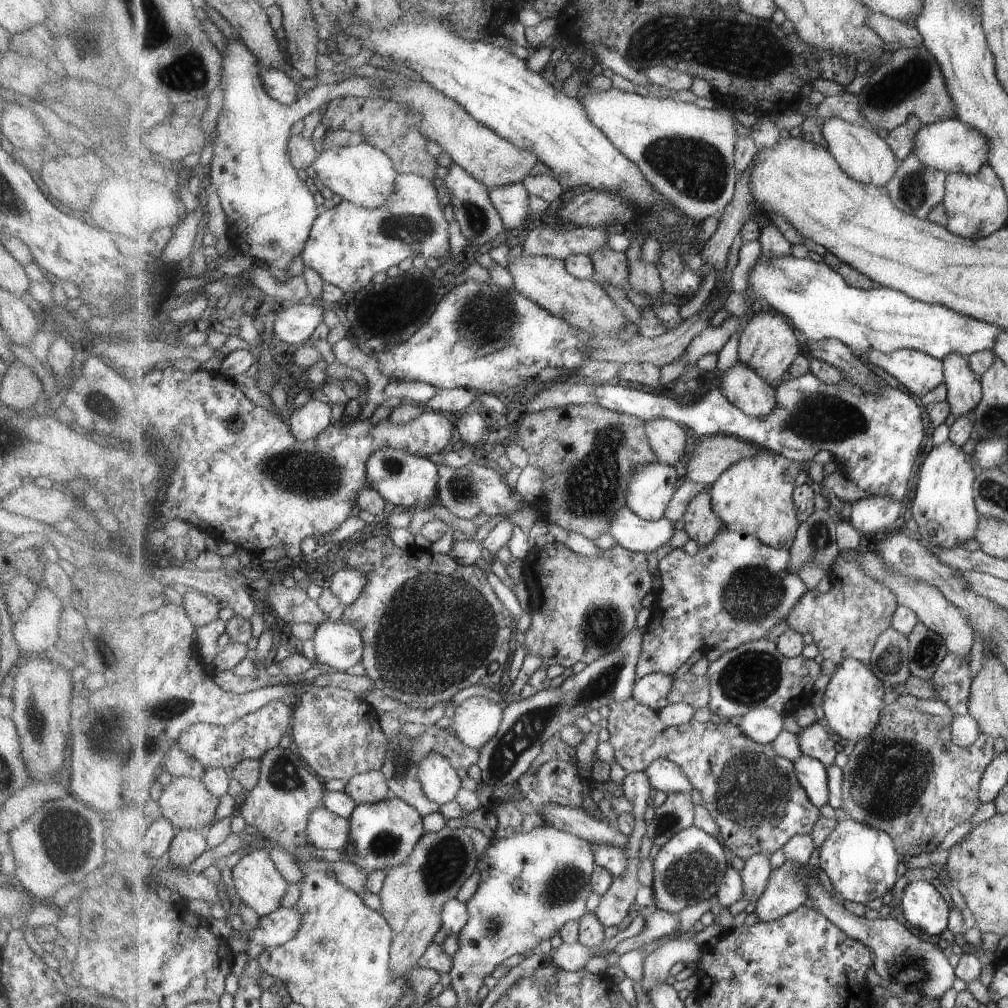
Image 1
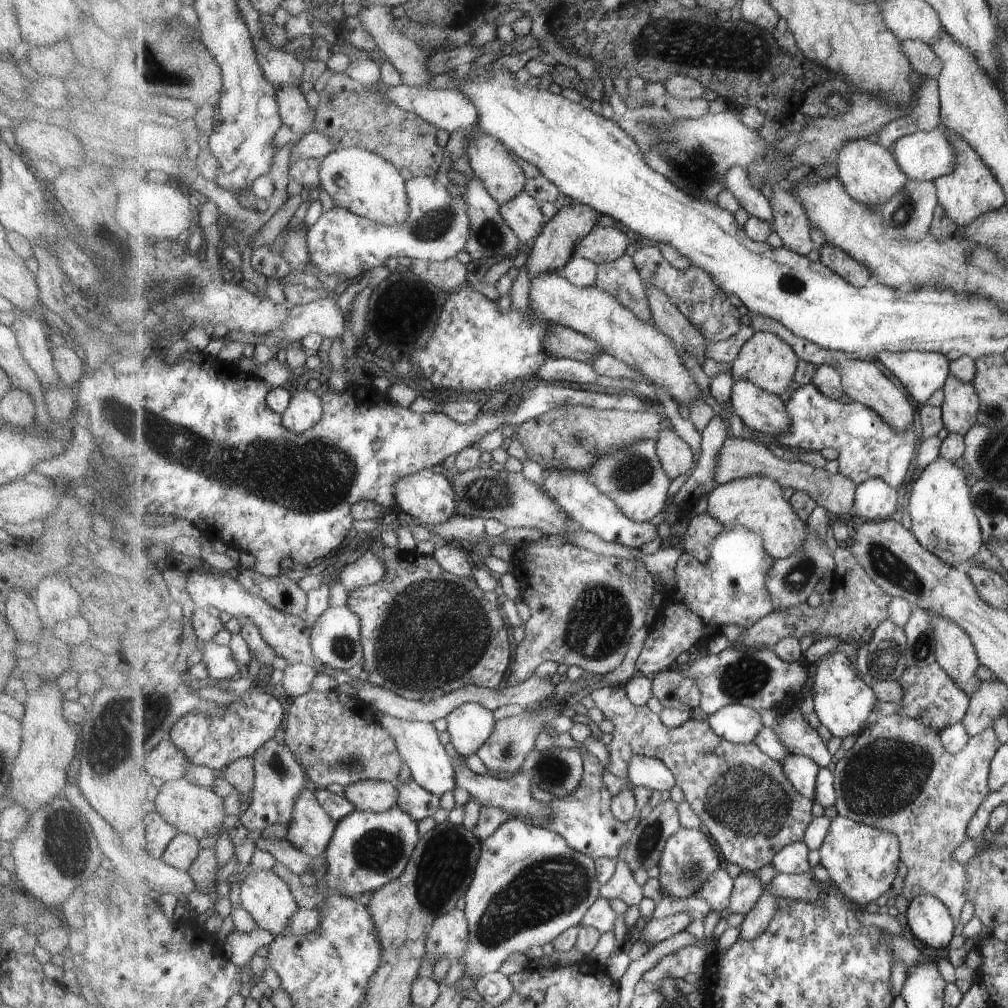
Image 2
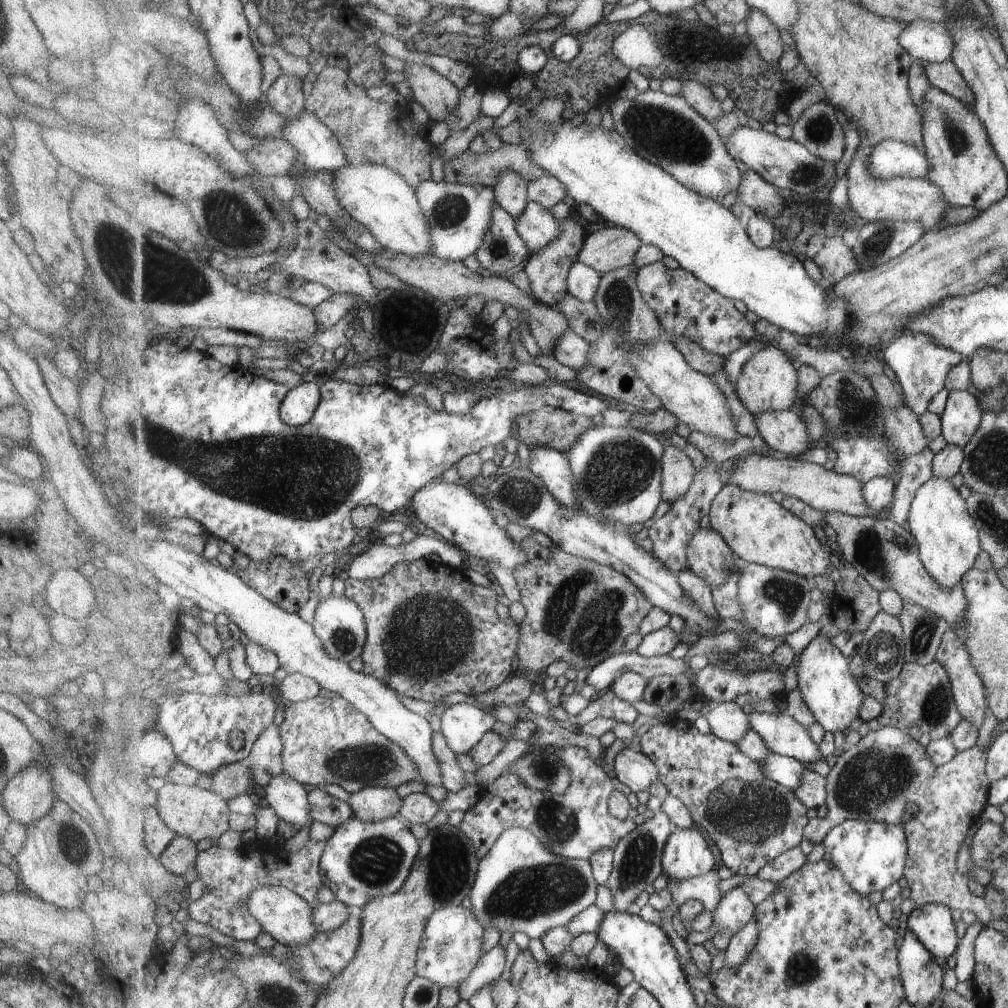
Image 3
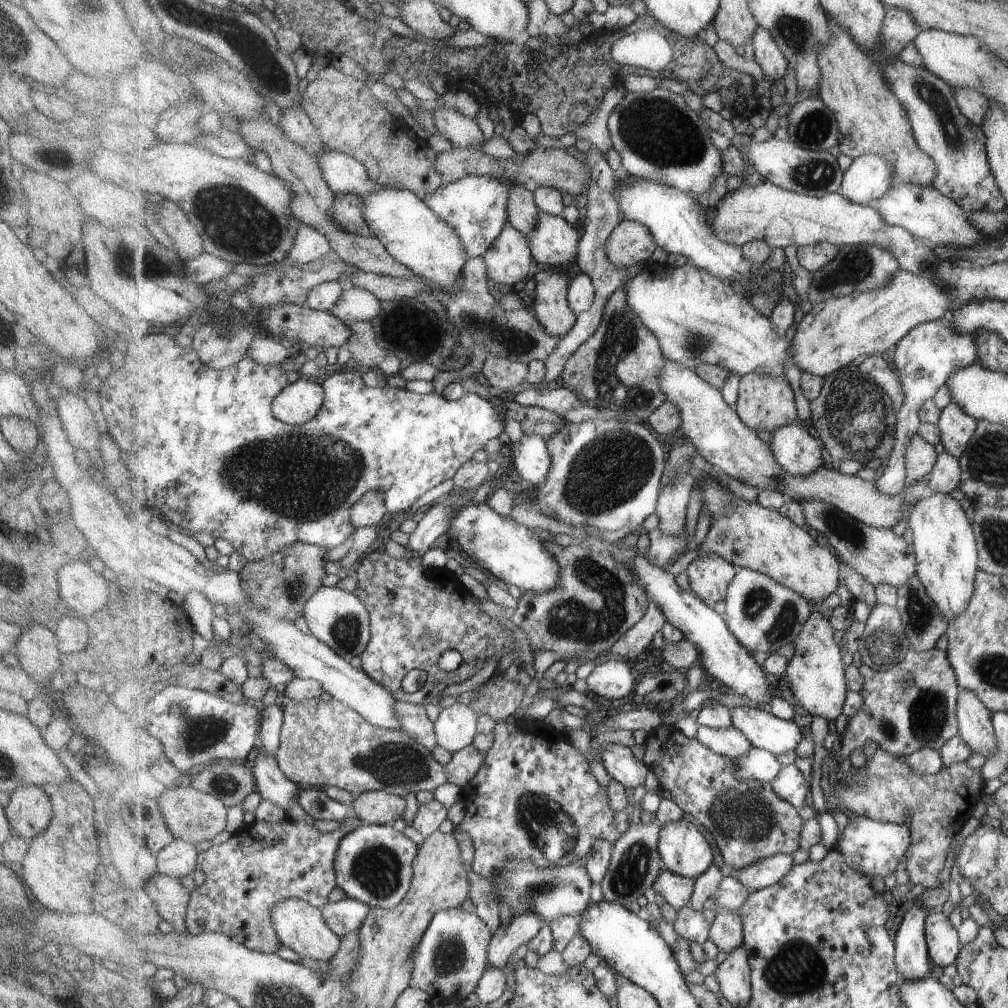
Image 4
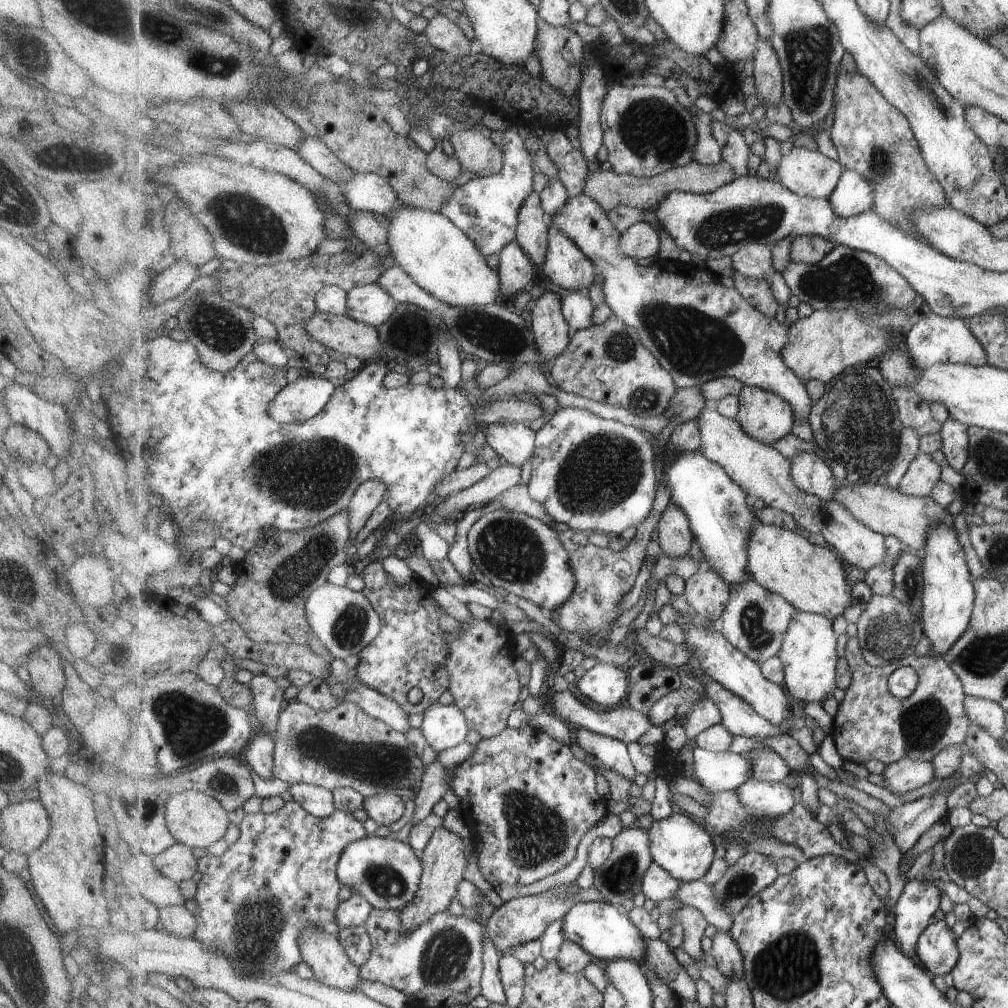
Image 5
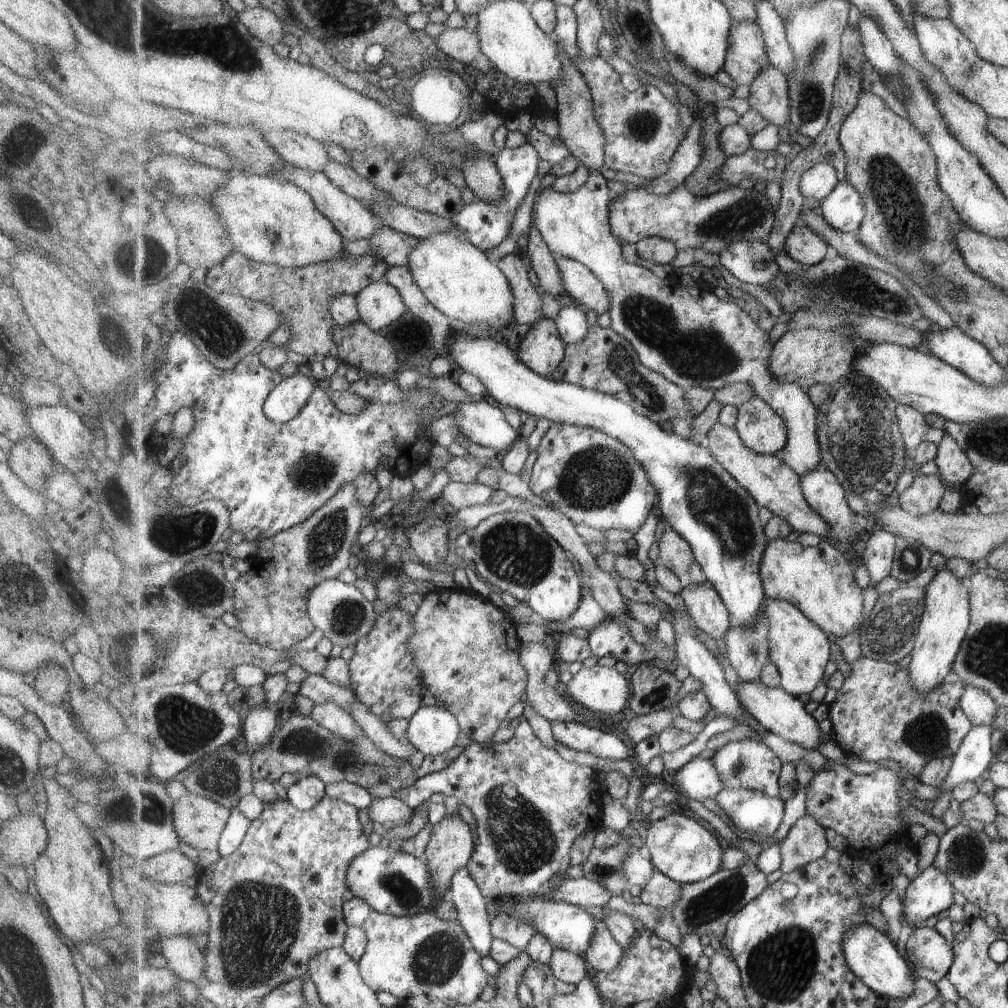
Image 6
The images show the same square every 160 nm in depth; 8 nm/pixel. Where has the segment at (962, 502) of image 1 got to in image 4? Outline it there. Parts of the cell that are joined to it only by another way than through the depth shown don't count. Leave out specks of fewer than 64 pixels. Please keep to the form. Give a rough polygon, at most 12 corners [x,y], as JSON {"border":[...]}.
{"border":[[955,498],[916,502],[918,577],[951,624],[975,594],[974,526]]}

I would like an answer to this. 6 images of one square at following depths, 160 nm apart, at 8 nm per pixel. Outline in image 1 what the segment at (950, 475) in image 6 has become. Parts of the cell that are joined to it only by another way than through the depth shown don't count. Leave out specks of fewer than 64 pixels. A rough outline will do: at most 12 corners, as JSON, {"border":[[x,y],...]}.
{"border":[[967,356],[943,360],[951,413],[974,412],[983,400],[982,378]]}

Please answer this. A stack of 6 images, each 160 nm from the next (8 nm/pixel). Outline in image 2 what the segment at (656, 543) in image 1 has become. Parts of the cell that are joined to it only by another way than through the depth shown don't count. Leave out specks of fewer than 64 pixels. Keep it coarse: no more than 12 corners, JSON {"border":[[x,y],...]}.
{"border":[[546,470],[545,490],[583,530],[640,549],[657,526],[636,522],[585,472]]}

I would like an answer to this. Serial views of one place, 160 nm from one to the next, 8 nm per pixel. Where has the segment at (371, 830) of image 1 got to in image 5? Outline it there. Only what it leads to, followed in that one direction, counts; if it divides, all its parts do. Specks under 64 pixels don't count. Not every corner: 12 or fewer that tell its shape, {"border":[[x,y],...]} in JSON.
{"border":[[370,834],[346,848],[343,886],[401,912],[423,869],[409,843]]}

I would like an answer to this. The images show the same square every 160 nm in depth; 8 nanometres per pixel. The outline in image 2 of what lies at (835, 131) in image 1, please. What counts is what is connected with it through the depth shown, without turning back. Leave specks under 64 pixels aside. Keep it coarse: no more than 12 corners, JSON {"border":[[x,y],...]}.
{"border":[[843,145],[837,176],[860,203],[883,208],[910,178],[890,149]]}

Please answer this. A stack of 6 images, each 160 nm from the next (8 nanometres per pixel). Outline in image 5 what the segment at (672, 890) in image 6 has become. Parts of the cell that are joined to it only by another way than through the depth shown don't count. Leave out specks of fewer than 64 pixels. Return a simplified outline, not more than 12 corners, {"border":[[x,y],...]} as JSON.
{"border":[[704,879],[682,882],[674,899],[698,908],[718,931],[734,916]]}

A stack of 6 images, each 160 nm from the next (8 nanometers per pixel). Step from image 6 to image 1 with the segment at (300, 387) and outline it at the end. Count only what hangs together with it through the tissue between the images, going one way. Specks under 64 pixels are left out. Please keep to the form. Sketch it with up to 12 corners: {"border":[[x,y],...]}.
{"border":[[316,395],[293,412],[291,432],[310,441],[333,422],[331,404]]}

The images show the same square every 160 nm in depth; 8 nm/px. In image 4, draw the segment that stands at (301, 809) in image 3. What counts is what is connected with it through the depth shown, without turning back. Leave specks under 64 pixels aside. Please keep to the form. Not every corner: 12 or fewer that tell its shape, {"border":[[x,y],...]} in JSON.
{"border":[[258,749],[256,790],[286,810],[302,788]]}

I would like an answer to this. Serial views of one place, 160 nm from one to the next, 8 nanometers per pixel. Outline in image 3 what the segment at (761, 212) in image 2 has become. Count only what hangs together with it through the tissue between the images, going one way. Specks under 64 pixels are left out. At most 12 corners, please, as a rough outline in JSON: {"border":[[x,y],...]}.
{"border":[[683,95],[611,104],[614,129],[687,188],[721,200],[742,174]]}

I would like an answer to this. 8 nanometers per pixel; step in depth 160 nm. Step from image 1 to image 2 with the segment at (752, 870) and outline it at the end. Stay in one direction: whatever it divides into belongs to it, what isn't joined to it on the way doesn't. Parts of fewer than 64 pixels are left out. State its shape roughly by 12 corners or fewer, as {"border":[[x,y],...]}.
{"border":[[742,870],[728,908],[745,917],[764,891],[756,872]]}

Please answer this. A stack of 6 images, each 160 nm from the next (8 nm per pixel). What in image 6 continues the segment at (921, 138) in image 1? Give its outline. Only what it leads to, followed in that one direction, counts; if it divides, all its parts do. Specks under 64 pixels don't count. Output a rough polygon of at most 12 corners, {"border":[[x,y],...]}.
{"border":[[849,182],[822,200],[834,228],[855,233],[866,218],[862,194]]}

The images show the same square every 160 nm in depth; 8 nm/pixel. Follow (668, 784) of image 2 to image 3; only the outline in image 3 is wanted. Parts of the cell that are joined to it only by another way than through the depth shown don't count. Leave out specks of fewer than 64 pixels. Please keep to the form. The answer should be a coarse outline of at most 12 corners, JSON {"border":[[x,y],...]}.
{"border":[[618,749],[616,780],[652,791],[660,772],[645,753]]}

